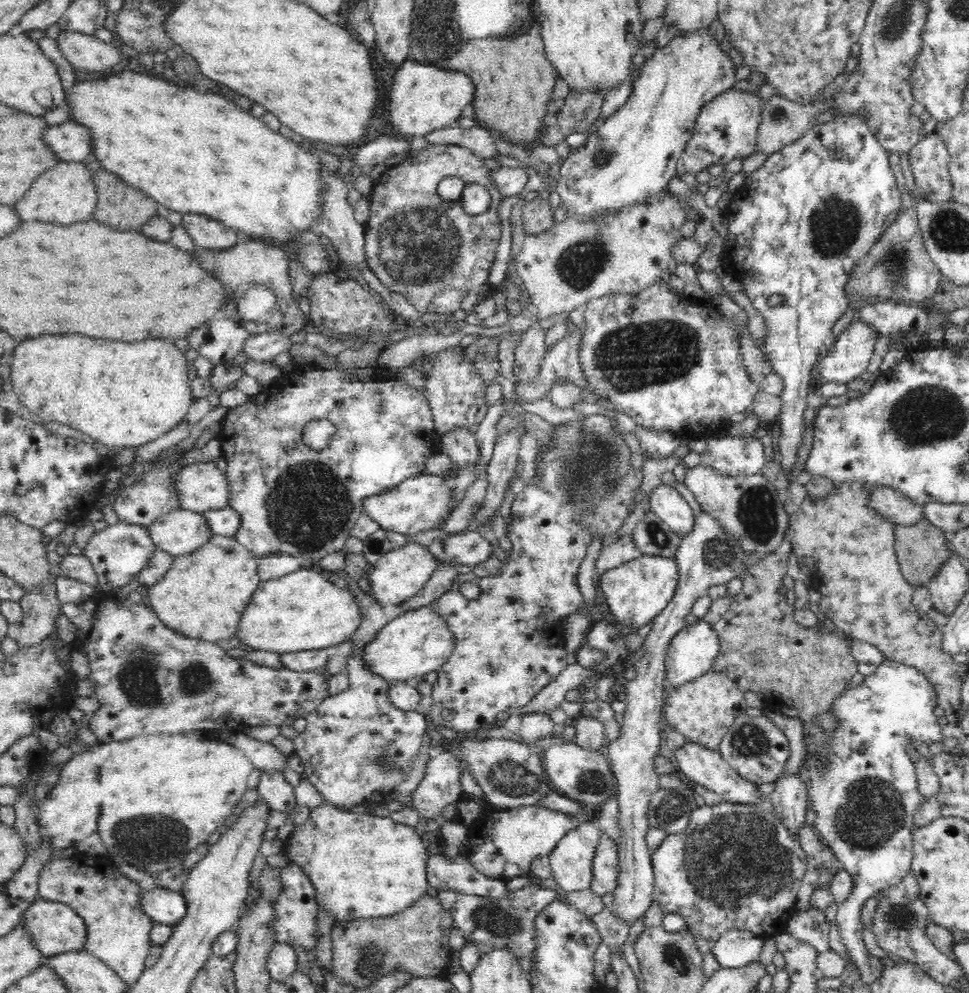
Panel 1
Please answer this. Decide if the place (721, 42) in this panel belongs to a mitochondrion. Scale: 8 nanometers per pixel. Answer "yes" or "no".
no

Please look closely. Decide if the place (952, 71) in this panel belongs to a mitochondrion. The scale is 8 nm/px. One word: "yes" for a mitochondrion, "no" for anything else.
no

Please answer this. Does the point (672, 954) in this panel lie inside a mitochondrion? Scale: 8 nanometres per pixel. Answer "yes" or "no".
yes

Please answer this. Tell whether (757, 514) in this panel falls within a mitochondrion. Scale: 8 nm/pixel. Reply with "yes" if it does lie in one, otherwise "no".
yes

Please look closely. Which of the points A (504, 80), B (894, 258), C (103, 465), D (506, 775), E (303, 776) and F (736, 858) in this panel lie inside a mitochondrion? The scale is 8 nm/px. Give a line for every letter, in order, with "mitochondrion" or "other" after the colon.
A: other
B: mitochondrion
C: other
D: mitochondrion
E: other
F: mitochondrion

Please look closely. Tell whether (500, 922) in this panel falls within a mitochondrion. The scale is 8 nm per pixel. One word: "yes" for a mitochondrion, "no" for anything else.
yes

